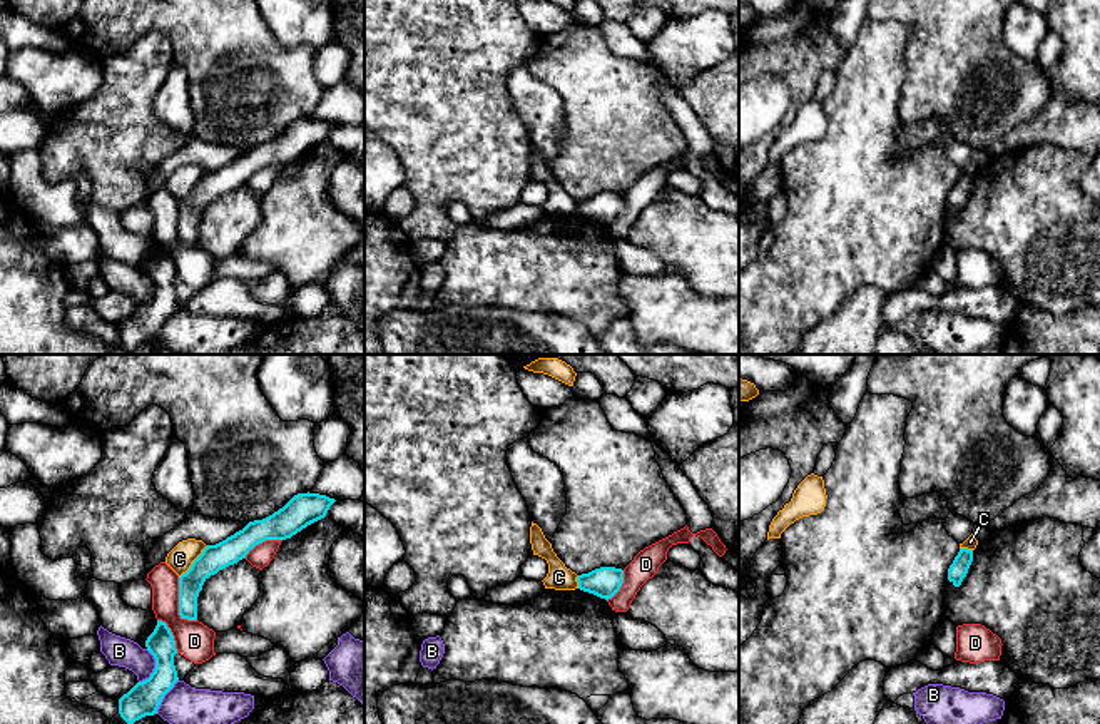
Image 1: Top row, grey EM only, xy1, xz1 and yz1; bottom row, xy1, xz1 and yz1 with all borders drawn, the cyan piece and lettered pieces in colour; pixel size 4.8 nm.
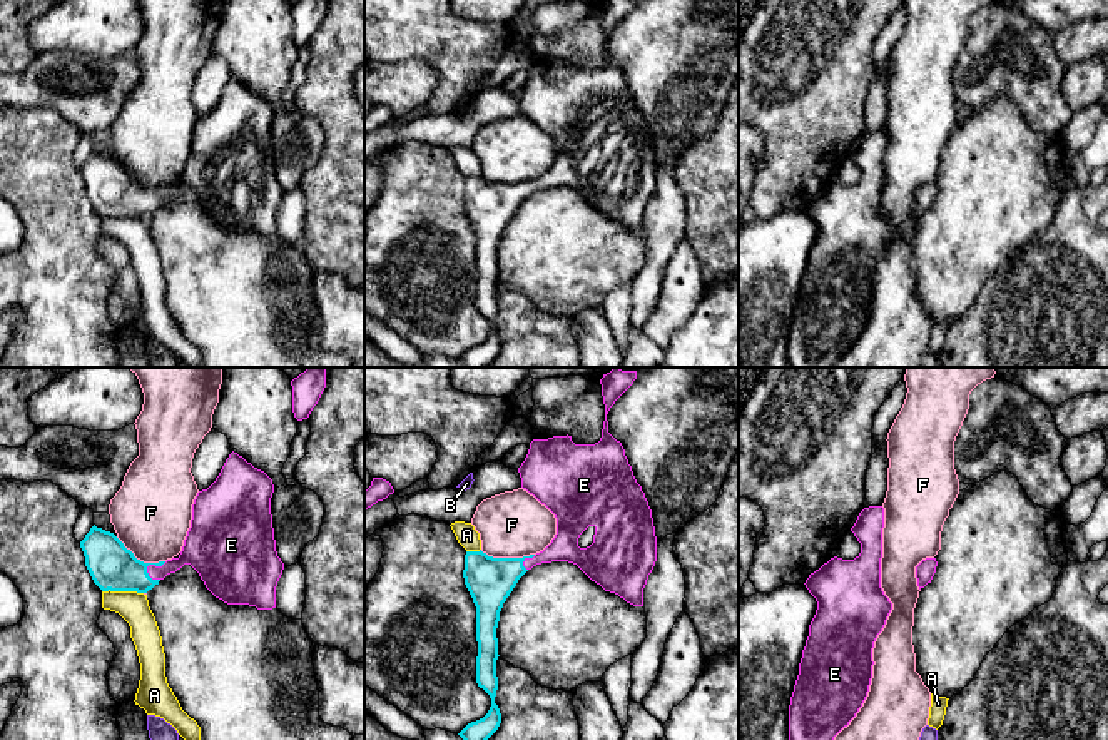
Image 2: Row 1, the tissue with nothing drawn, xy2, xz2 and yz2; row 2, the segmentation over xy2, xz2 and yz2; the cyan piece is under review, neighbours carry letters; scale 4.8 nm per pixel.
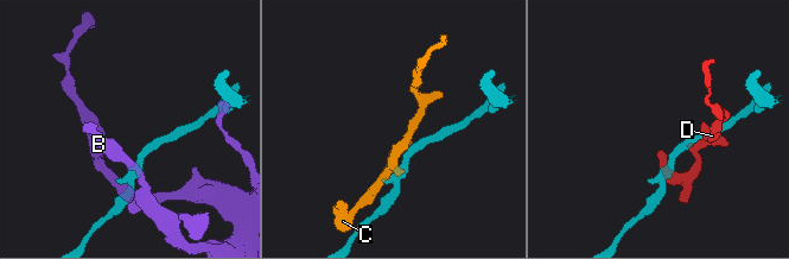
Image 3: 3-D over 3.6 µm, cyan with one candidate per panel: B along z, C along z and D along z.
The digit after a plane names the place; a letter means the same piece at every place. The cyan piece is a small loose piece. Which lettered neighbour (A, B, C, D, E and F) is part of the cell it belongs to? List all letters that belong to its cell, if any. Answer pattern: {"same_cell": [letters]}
{"same_cell": ["E"]}

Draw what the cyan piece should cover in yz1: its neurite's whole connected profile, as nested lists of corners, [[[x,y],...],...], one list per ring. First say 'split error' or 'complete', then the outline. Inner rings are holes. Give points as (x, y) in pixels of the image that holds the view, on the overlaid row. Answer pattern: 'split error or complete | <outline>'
complete | [[[960,548],[958,555],[955,557],[953,563],[948,568],[948,580],[960,587],[963,579],[968,574],[968,568],[973,562],[973,550]]]

